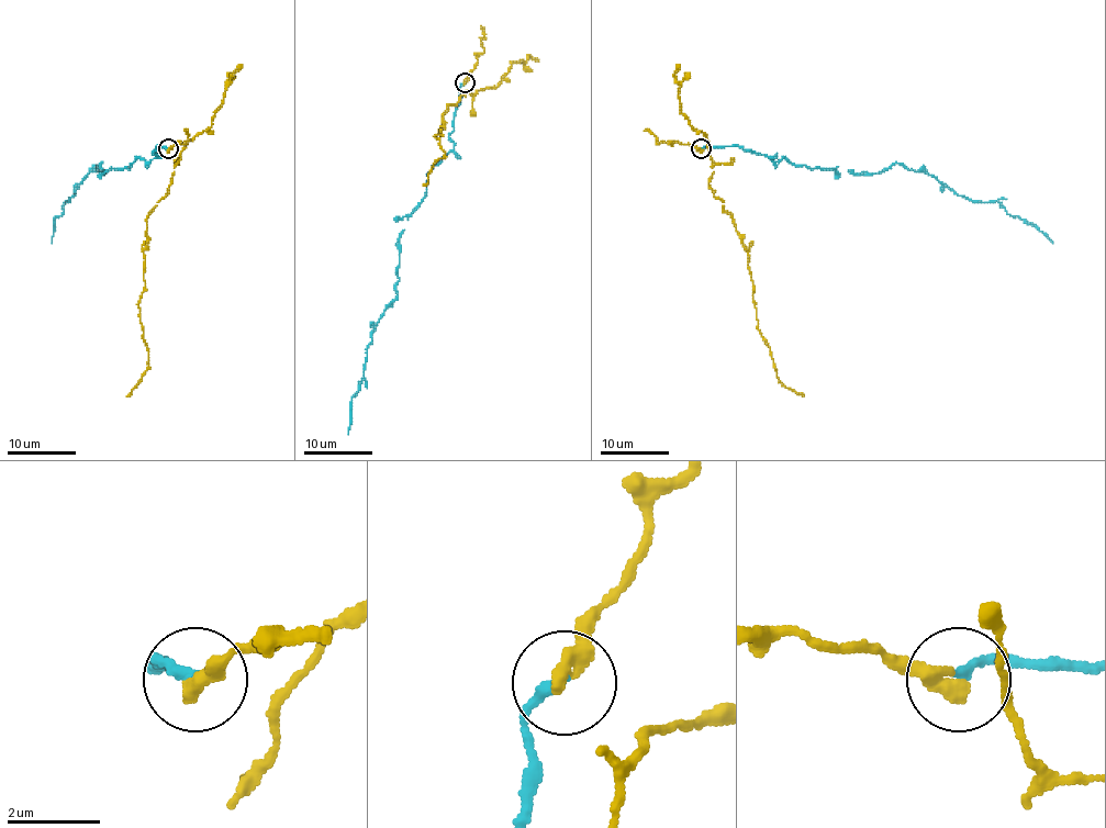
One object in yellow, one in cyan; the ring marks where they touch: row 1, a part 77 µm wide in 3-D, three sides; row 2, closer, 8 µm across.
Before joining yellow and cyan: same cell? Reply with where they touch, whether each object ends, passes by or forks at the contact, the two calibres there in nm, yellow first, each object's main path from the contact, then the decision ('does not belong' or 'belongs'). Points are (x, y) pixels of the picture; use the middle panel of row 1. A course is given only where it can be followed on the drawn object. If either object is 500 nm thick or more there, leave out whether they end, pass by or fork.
place (465, 82); yellow ends; cyan ends; calibres 420 and 200 nm; course yellow (466, 84), (478, 92), (467, 90), (444, 114), (442, 134), (435, 136), (445, 155), (423, 186); course cyan (464, 84), (448, 136), (454, 148), (428, 174), (423, 201), (398, 221), (398, 297), (367, 349), (348, 434); belongs

